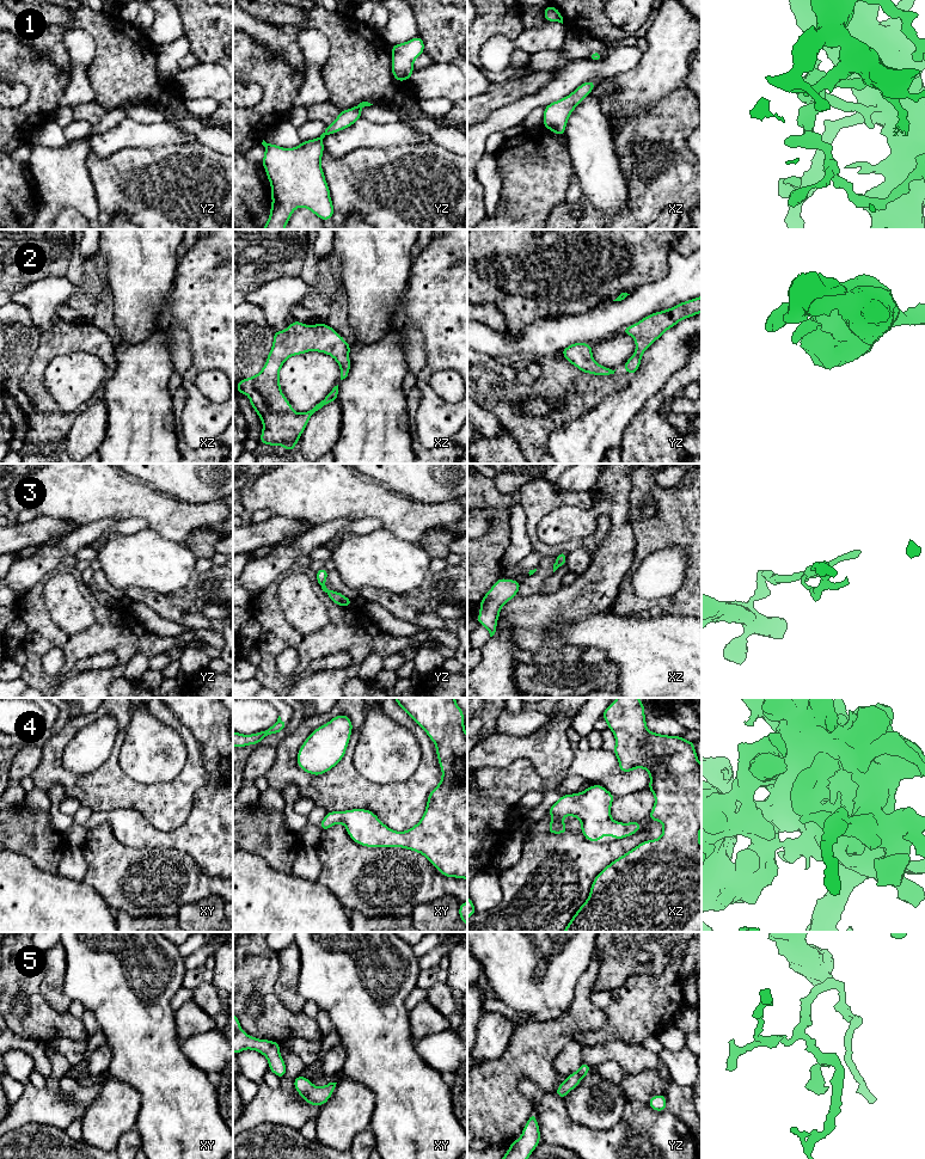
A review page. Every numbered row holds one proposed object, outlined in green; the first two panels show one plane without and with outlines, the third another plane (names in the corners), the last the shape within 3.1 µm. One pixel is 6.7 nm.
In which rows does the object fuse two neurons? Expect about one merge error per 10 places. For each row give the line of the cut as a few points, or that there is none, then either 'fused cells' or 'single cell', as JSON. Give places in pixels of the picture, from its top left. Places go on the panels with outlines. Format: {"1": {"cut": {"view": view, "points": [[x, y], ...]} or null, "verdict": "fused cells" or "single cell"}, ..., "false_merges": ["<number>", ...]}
{"1": {"cut": null, "verdict": "single cell"}, "2": {"cut": null, "verdict": "single cell"}, "3": {"cut": null, "verdict": "single cell"}, "4": {"cut": null, "verdict": "single cell"}, "5": {"cut": null, "verdict": "single cell"}, "false_merges": []}

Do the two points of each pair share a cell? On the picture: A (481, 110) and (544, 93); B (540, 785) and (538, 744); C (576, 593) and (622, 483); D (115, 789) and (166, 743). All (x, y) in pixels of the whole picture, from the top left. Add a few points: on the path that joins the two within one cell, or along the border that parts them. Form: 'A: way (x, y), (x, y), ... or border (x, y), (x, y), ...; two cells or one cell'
A: border (541, 87), (491, 112); two cells
B: border (514, 761), (526, 758), (543, 777), (551, 778); two cells
C: way (604, 565), (617, 550), (618, 510); one cell
D: border (118, 749), (118, 766), (128, 776), (157, 783); two cells

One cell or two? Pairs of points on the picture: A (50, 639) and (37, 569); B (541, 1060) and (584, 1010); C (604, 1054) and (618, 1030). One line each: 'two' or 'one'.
A: two
B: one
C: two

